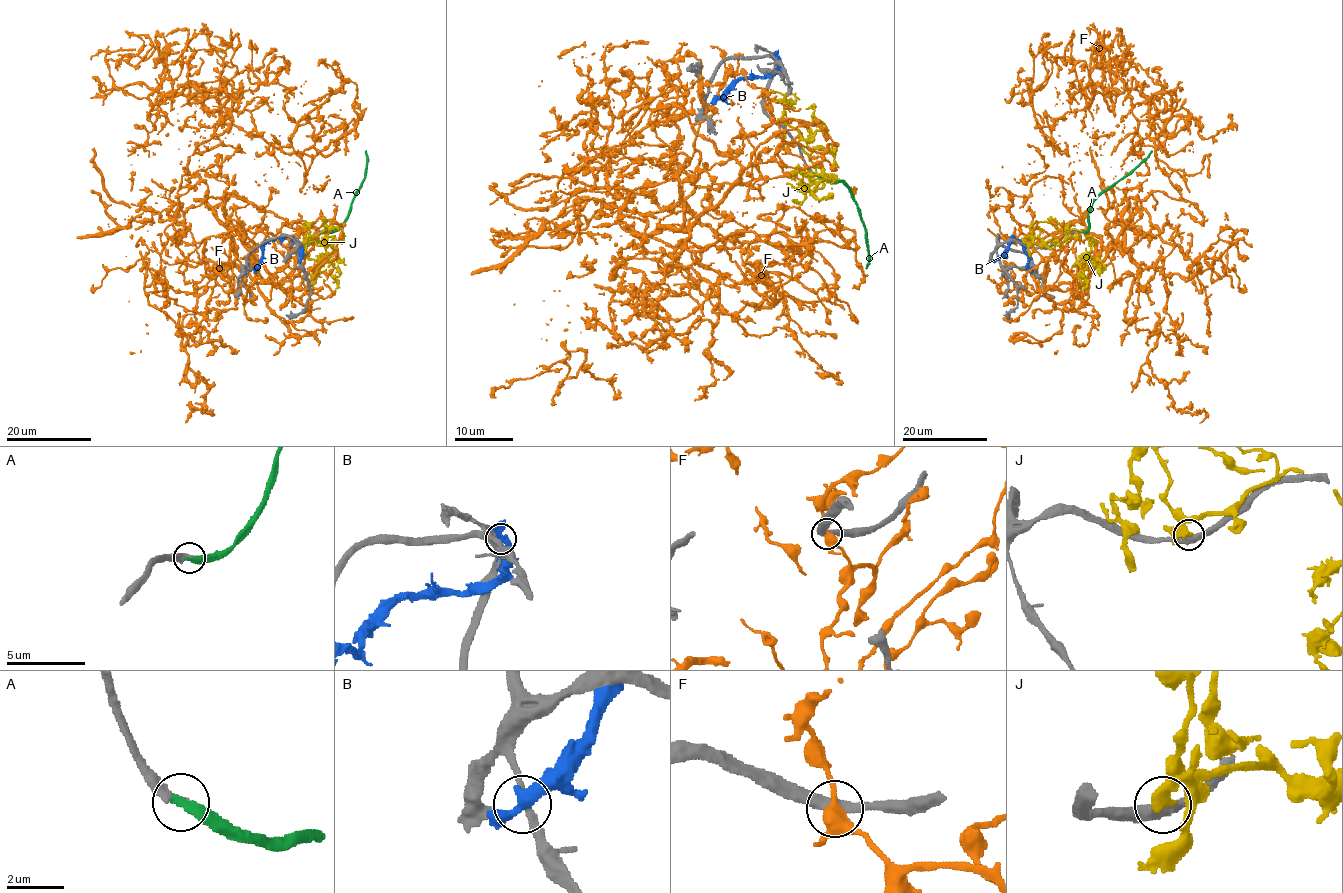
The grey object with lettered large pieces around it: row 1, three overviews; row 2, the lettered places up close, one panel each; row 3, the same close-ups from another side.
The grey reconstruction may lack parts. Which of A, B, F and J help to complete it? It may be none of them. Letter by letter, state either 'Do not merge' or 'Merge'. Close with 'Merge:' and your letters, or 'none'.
A: Merge
B: Do not merge
F: Do not merge
J: Do not merge
Merge: A

